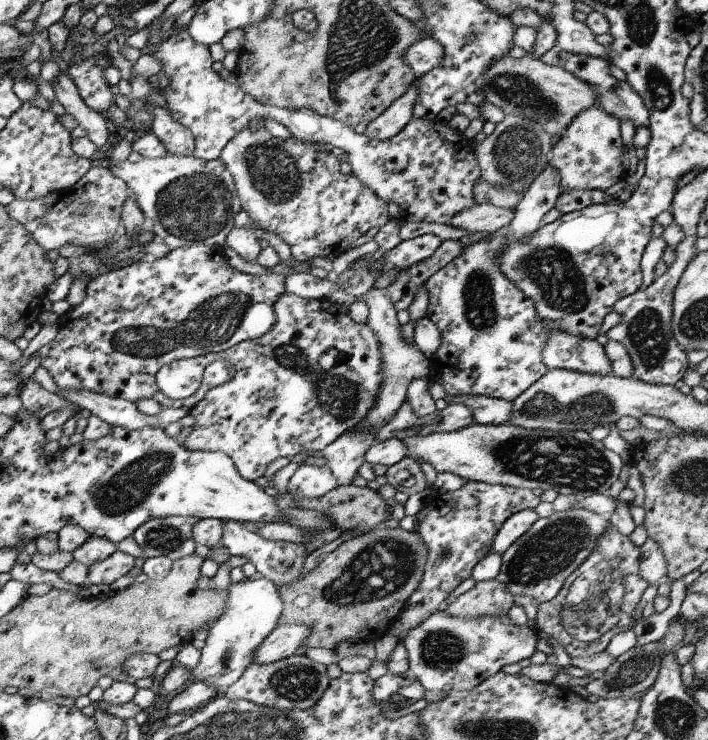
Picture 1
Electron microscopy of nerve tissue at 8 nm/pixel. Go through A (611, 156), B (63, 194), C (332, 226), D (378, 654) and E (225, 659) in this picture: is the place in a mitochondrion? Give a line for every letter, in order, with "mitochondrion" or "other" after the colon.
A: other
B: other
C: other
D: other
E: mitochondrion

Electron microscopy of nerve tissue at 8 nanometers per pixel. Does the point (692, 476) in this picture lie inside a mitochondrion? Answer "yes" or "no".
yes

